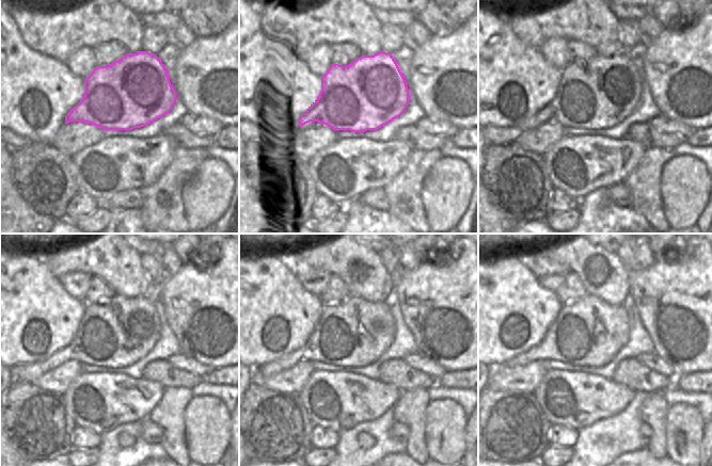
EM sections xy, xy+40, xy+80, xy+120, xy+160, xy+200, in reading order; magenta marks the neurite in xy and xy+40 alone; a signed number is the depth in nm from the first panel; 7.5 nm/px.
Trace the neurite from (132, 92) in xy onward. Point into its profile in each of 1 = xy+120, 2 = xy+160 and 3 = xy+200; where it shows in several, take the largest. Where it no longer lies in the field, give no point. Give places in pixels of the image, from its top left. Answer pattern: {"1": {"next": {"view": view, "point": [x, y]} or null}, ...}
{"1": {"next": {"view": "xy+120", "point": [117, 333]}}, "2": {"next": {"view": "xy+160", "point": [354, 333]}}, "3": {"next": {"view": "xy+200", "point": [589, 332]}}}

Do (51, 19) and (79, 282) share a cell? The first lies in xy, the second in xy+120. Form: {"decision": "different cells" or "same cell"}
{"decision": "different cells"}

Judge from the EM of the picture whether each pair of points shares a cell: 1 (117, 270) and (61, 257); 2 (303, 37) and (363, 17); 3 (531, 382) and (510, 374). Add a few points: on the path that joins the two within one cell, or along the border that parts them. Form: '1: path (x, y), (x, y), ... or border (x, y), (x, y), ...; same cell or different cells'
1: path (104, 261), (99, 261), (95, 257), (75, 257); same cell
2: path (318, 23), (336, 18), (348, 18); same cell
3: path (525, 379), (516, 378); same cell

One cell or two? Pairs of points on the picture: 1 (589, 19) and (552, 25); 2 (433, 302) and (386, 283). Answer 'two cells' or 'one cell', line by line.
1: one cell
2: two cells

